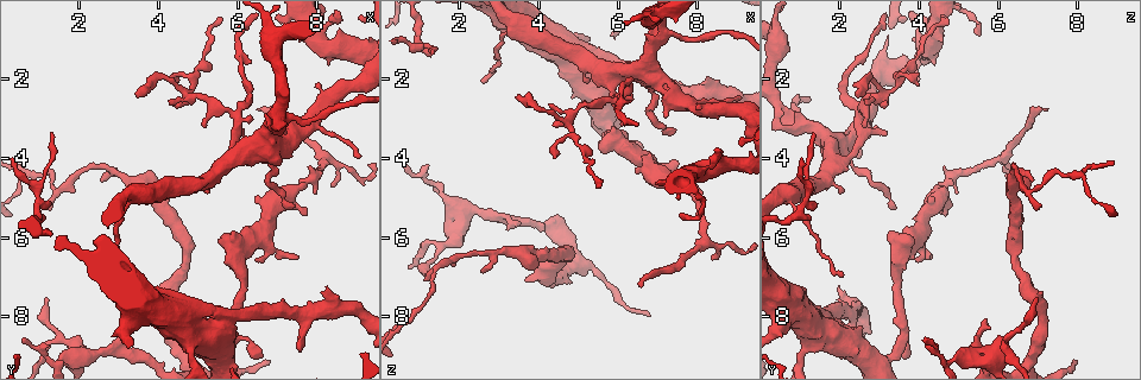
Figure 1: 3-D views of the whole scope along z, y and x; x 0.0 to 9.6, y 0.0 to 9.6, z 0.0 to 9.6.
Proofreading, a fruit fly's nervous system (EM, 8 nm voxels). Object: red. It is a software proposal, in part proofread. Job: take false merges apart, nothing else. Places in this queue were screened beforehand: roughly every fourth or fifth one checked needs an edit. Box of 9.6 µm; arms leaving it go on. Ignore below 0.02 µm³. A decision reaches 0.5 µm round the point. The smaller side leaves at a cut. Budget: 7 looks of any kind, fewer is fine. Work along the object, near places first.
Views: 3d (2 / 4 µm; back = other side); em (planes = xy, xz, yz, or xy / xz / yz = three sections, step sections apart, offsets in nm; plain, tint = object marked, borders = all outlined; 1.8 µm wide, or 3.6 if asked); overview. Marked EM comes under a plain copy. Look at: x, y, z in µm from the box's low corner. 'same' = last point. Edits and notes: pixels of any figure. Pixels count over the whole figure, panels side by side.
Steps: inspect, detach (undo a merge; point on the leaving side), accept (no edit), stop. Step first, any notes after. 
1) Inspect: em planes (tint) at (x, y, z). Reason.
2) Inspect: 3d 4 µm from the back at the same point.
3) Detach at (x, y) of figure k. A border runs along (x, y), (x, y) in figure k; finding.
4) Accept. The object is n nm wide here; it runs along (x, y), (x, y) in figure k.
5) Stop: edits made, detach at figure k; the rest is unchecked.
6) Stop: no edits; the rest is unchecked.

Inspect: 3d 2 µm at (1.45, 4.85, 6.70). Sharp bend.

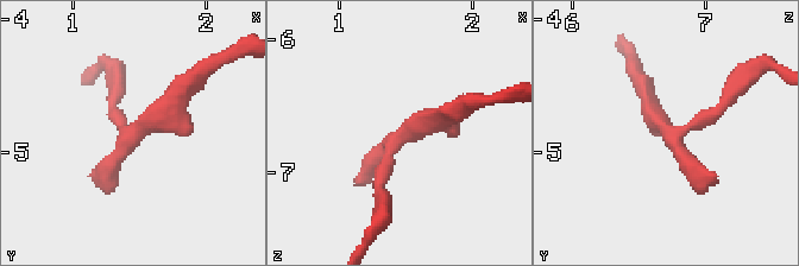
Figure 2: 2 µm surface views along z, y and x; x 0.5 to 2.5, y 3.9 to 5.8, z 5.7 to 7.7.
Inspect: em planes (tint) at (1.46, 4.86, 6.76). Shape alone is not enough.

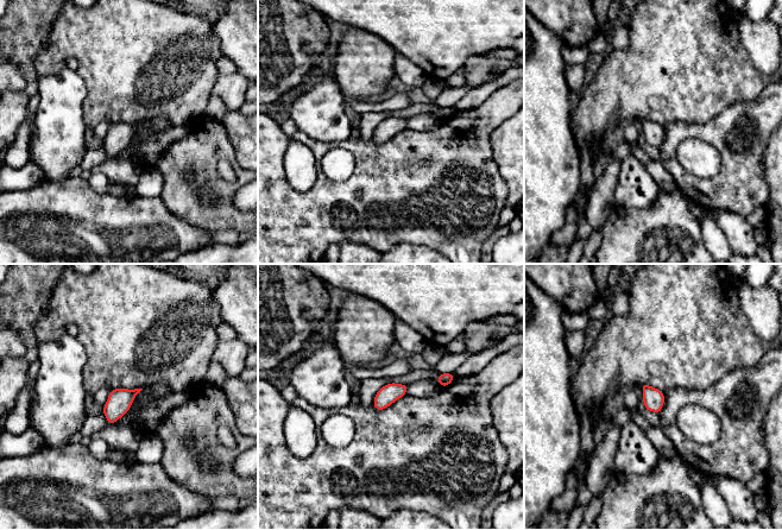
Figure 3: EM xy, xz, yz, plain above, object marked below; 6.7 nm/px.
Accept. The object is 140 nm wide here; continuous, no second neuron.

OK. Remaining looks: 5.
Inspect: em xz step 16 (tint) at (2.20, 8.95, 5.35). Looks like a crossing.

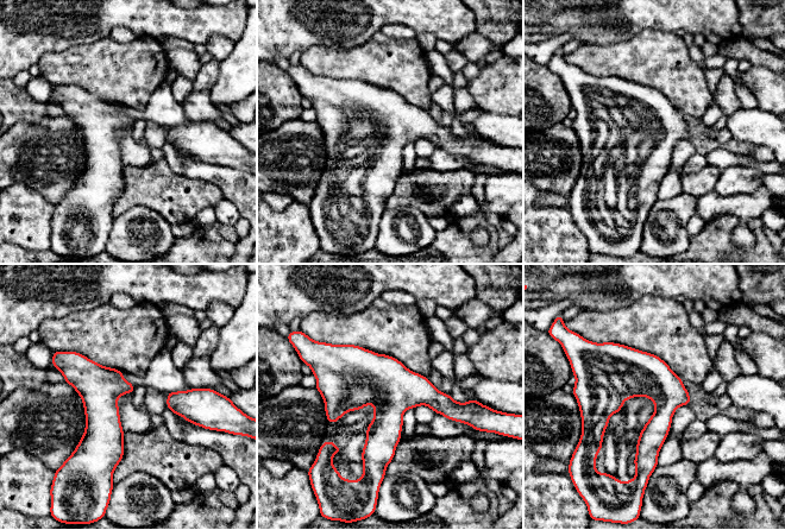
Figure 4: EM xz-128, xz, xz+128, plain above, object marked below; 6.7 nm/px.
Inspect: em planes (tint) at the same point.

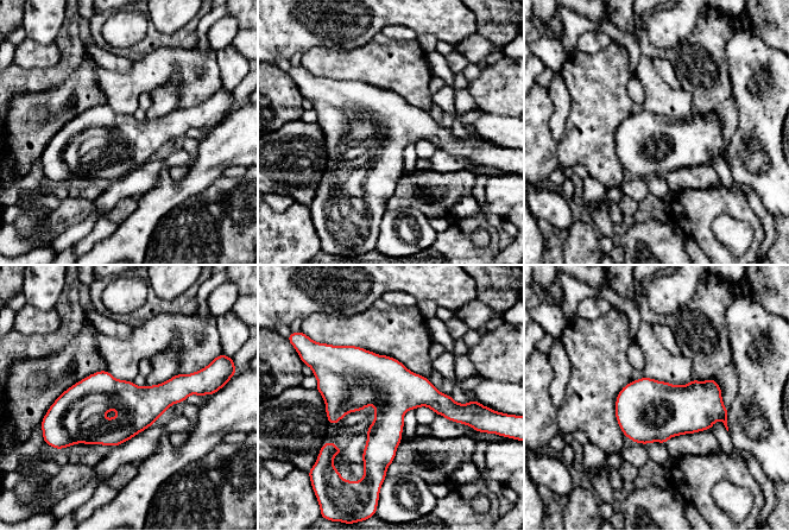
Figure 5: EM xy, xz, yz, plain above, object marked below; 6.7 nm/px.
Accept. One neuron here.

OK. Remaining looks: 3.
Inspect: em xz step 8 (tint) at (6.95, 3.75, 1.95). Four arms meet.

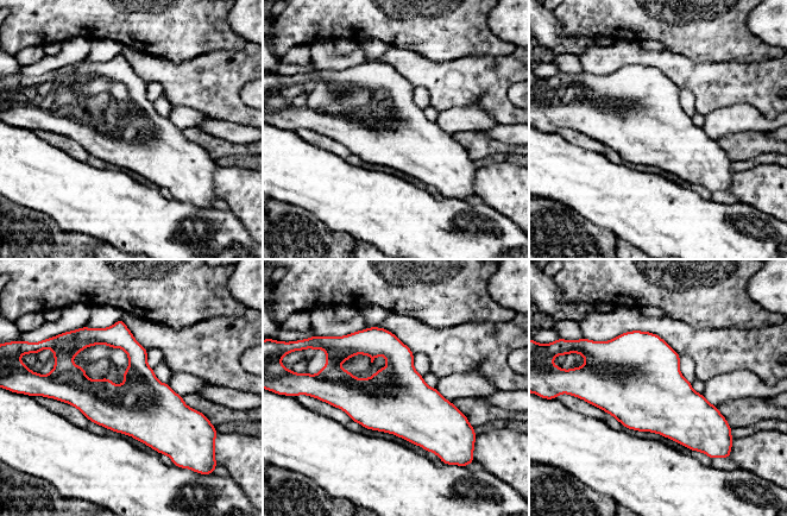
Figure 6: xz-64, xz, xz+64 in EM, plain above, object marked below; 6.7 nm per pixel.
Inspect: em planes (tint) at the same point. Cut it another way.

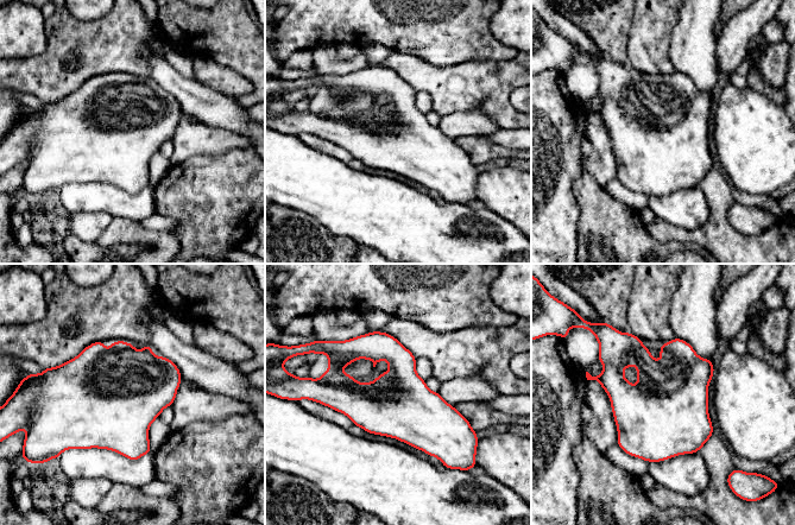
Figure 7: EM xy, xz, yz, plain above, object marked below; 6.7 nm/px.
Accept. All the same neuron.

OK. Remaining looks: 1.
Stop: no edits; the rest is unchecked.

